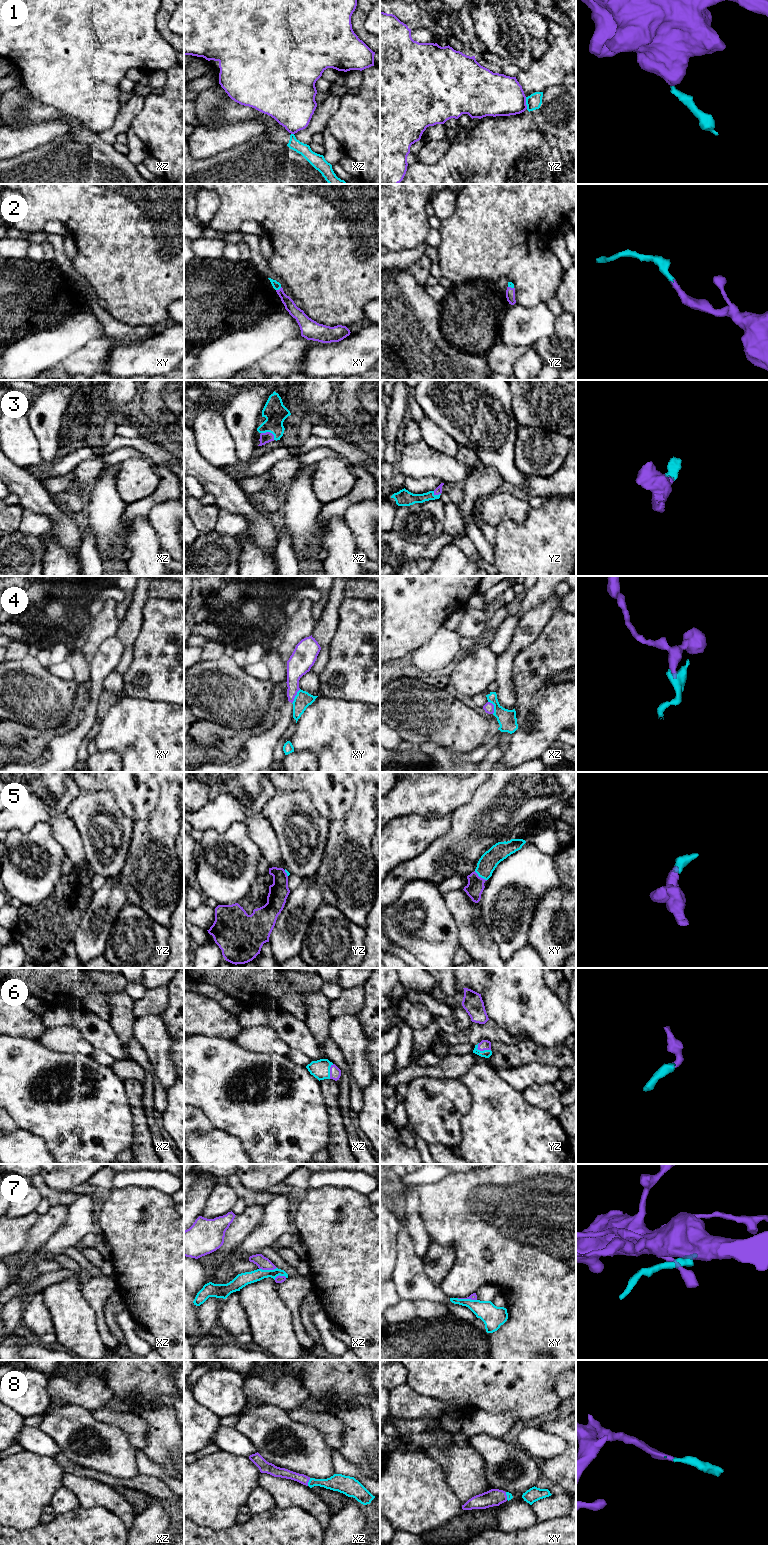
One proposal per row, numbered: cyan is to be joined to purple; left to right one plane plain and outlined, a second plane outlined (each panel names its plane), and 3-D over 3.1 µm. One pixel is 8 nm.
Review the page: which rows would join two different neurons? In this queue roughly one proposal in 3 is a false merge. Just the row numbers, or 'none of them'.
1, 4, 7

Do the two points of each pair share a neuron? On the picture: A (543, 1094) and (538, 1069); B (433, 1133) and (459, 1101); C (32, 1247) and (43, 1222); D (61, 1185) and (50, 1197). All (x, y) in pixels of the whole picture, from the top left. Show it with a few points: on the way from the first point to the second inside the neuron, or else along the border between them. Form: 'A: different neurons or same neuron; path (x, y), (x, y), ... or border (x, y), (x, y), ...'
A: different neurons; border (552, 1083), (532, 1083), (522, 1092)
B: same neuron; path (440, 1125), (445, 1120), (445, 1113), (451, 1107)
C: same neuron; path (35, 1241), (43, 1228)
D: different neurons; border (40, 1174), (49, 1187), (58, 1191), (69, 1191)

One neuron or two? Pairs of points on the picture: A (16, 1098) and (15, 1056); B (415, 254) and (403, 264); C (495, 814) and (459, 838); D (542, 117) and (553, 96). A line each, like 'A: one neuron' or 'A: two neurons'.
A: one neuron
B: one neuron
C: one neuron
D: one neuron

